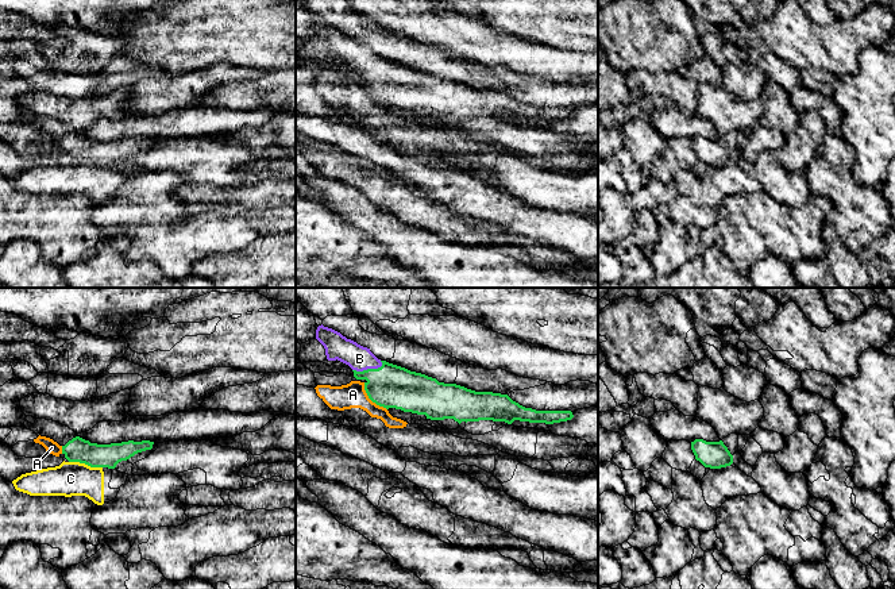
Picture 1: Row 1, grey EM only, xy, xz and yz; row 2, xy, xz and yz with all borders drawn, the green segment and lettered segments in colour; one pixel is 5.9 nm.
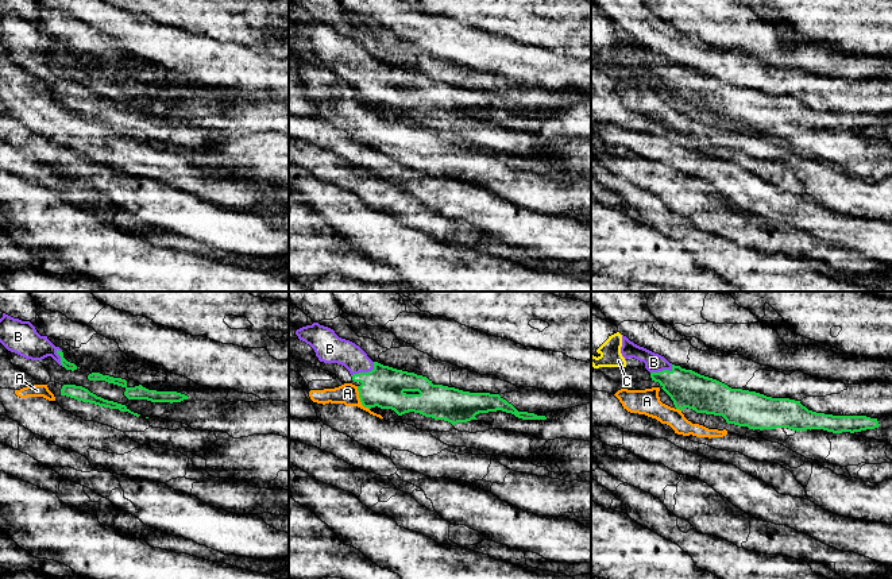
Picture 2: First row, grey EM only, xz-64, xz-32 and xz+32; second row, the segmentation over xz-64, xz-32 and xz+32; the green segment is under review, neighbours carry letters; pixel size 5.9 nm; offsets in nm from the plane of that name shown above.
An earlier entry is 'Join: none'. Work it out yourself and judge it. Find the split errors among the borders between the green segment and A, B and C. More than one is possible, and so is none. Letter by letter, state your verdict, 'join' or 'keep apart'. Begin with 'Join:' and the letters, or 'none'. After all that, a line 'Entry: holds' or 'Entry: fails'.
Join: B
A: keep apart
B: join
C: keep apart
Entry: fails

